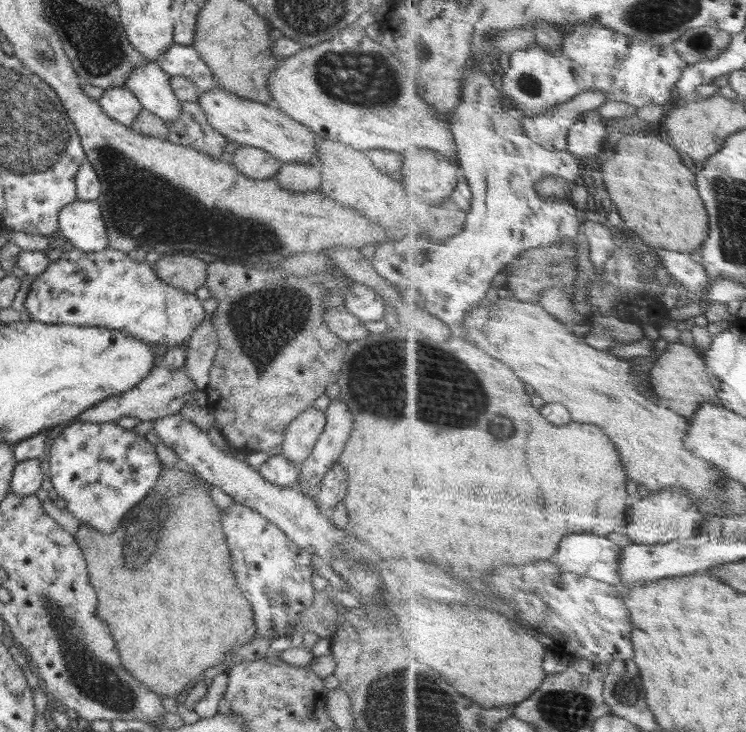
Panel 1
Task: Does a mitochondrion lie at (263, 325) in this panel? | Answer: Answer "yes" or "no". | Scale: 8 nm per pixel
yes

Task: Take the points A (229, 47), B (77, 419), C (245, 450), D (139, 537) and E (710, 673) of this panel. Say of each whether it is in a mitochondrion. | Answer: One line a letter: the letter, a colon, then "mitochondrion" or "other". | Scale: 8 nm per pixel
A: other
B: other
C: other
D: mitochondrion
E: other

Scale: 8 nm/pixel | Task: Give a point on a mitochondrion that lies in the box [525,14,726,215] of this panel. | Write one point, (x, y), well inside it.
(700, 42)

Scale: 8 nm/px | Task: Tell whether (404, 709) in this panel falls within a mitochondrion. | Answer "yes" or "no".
yes

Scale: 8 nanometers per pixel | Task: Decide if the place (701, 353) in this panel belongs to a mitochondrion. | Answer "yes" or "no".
no

